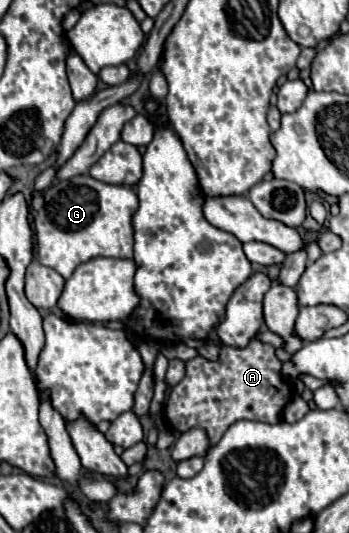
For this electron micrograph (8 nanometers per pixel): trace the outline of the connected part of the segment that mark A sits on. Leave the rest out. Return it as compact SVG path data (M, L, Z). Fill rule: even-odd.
M257 338L243 350L223 346L215 362L195 356L185 362L185 378L167 394L163 408L165 420L177 434L189 432L191 428L205 428L209 432L209 446L215 446L237 420L277 424L281 422L283 408L293 398L293 386L281 368L283 362L277 358L275 348Z

